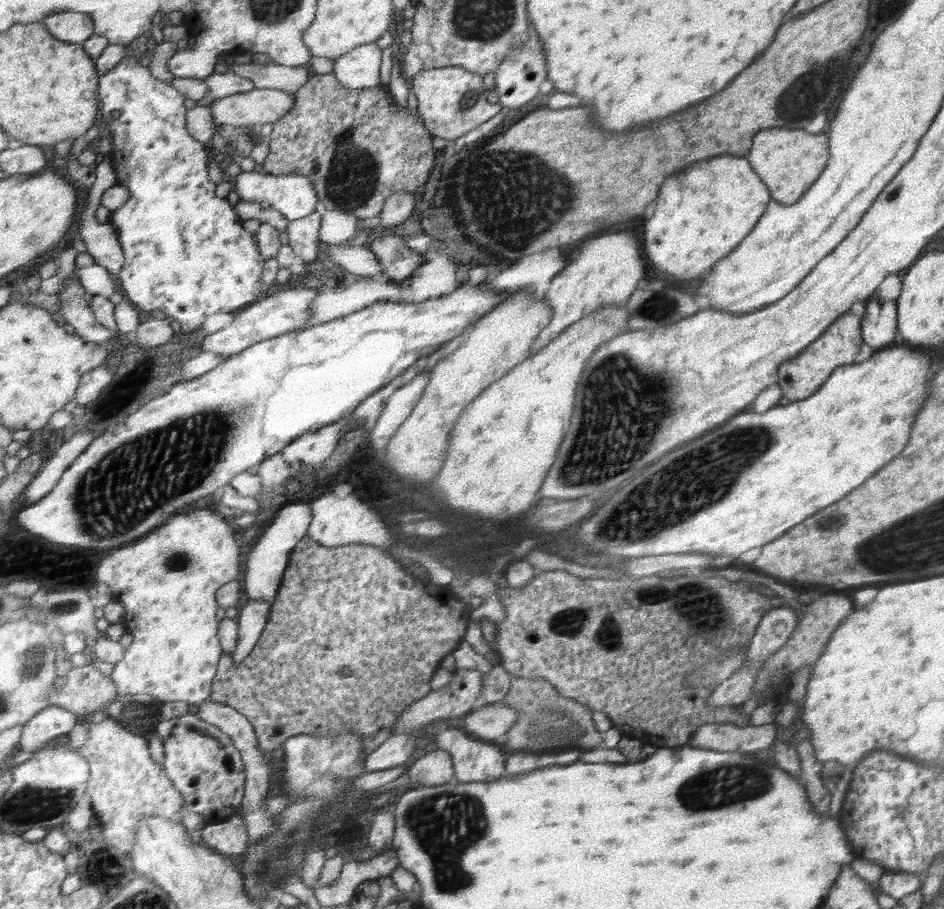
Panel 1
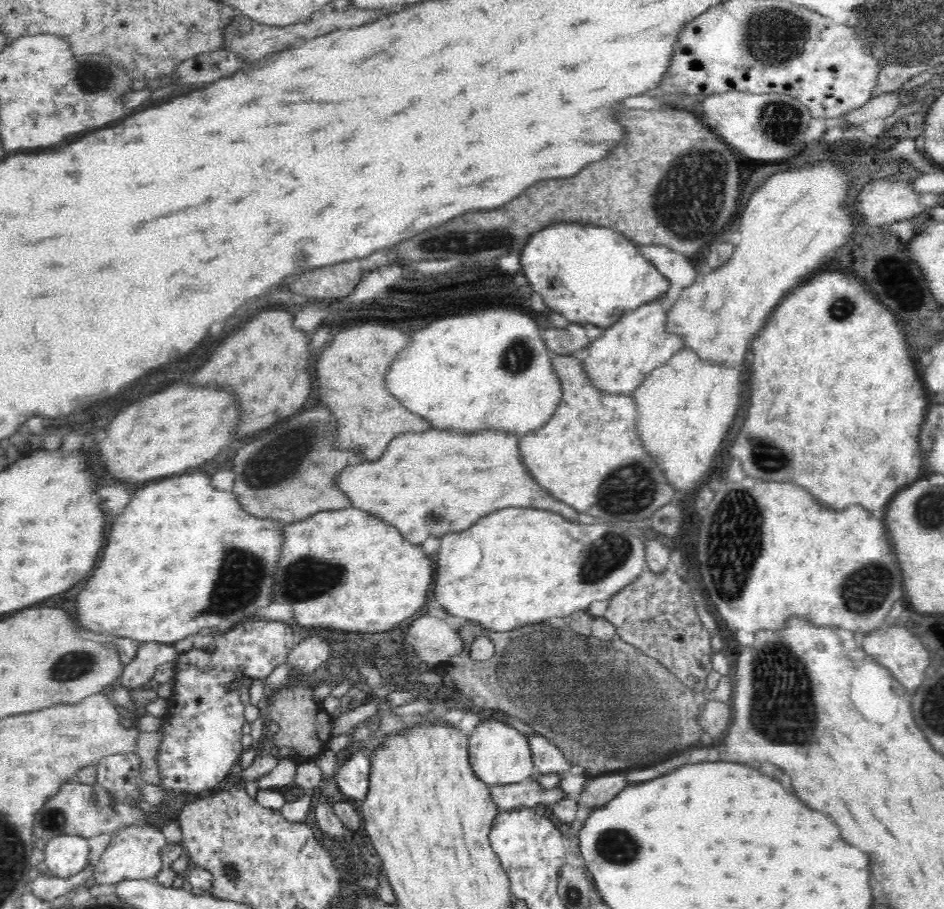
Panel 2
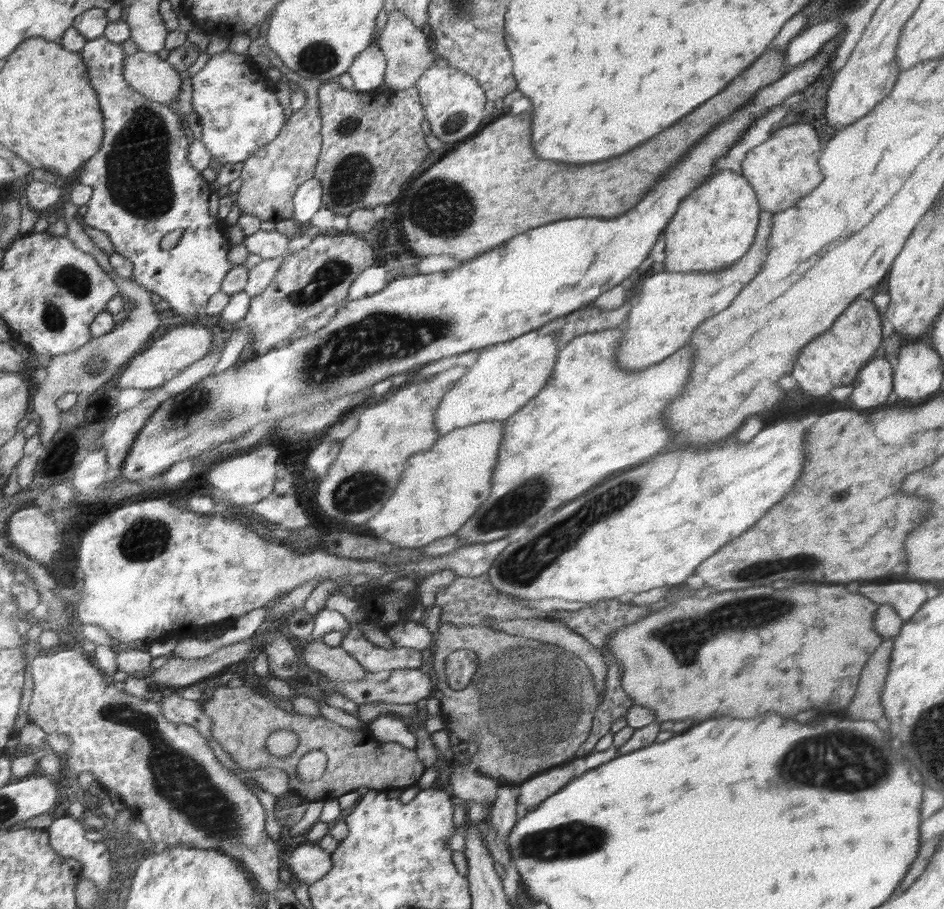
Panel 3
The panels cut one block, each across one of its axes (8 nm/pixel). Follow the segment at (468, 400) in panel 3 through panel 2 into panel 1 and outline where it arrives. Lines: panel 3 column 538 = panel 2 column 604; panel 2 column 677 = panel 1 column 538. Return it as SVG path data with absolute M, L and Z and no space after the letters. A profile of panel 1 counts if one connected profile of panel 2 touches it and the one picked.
M618 232L618 234L604 234L598 238L586 240L580 249L578 258L553 277L545 292L545 298L555 313L546 330L536 338L531 348L531 354L538 354L548 343L556 338L568 327L574 326L579 320L600 308L625 306L630 295L637 289L638 280L642 274L642 258L632 234Z

